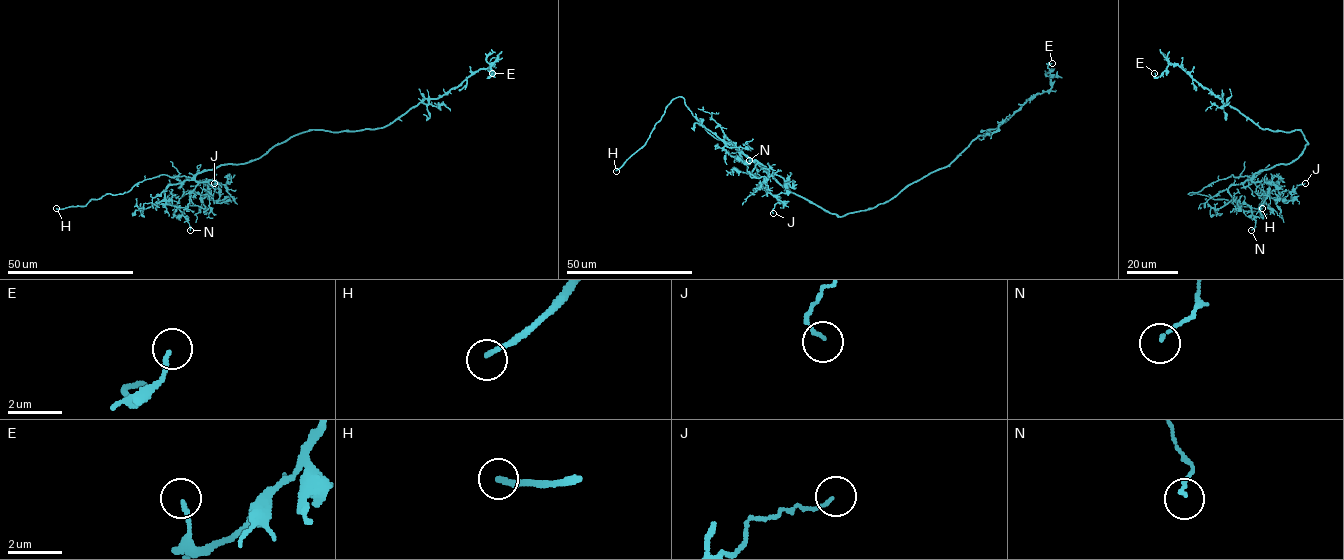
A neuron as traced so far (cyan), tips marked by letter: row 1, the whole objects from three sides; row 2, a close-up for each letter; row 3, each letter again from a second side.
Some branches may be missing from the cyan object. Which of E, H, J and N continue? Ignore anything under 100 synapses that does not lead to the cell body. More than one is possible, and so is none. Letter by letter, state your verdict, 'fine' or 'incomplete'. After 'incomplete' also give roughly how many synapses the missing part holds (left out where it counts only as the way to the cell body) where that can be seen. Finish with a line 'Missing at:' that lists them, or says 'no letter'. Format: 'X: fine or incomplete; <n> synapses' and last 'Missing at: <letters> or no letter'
E: fine
H: incomplete
J: fine
N: fine
Missing at: H

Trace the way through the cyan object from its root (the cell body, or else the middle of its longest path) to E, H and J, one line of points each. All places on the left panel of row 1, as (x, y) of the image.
E: (276, 145), (313, 129), (384, 127), (477, 71), (491, 64), (488, 77), (492, 73)
H: (276, 145), (249, 162), (221, 164), (192, 177), (159, 175), (123, 194), (106, 194), (84, 206), (56, 208)
J: (276, 145), (249, 162), (221, 164), (195, 176), (209, 180), (206, 196), (217, 200), (214, 183)

